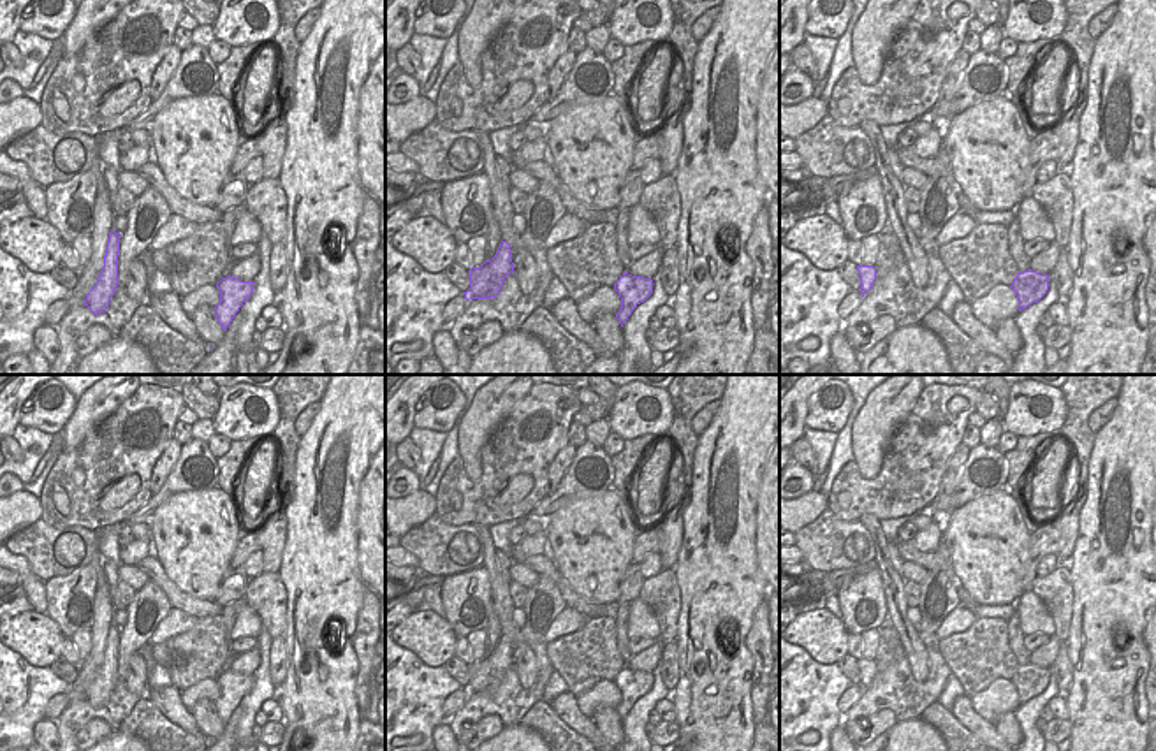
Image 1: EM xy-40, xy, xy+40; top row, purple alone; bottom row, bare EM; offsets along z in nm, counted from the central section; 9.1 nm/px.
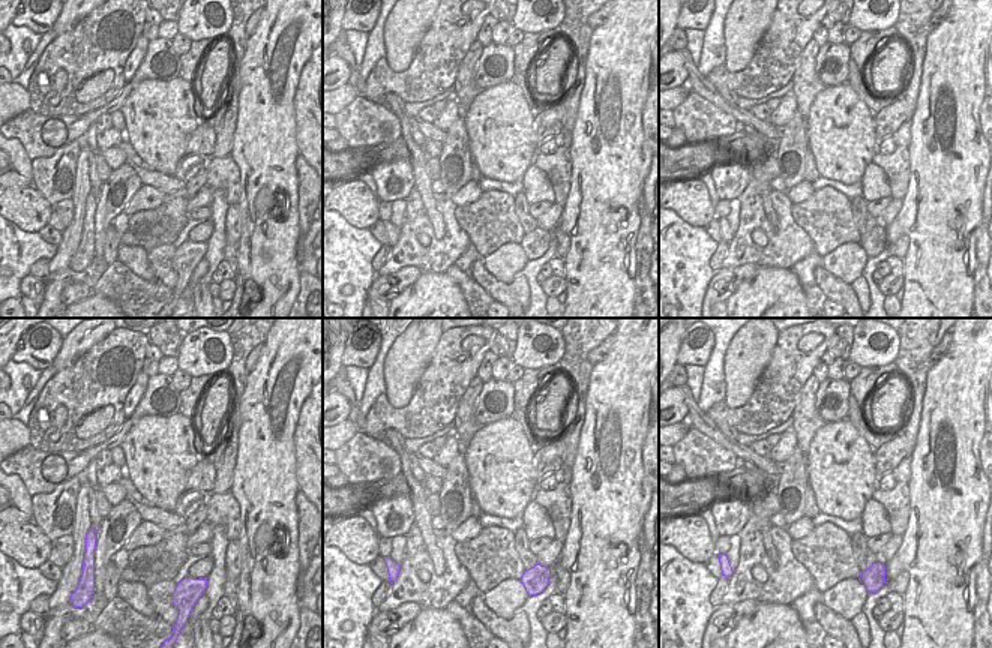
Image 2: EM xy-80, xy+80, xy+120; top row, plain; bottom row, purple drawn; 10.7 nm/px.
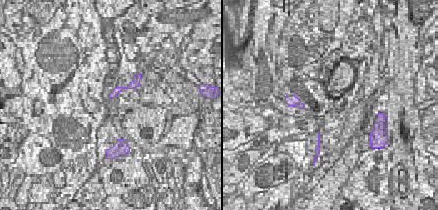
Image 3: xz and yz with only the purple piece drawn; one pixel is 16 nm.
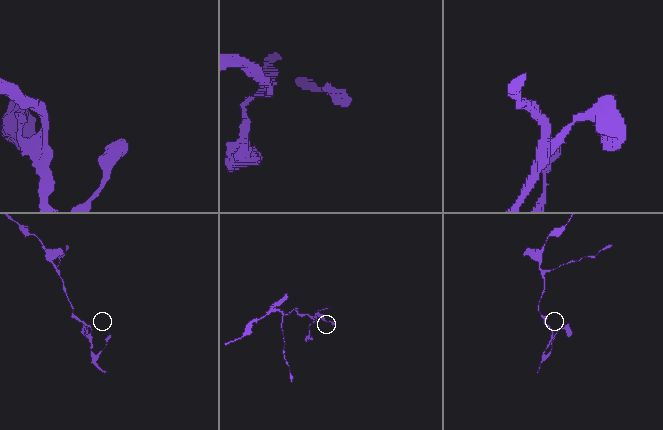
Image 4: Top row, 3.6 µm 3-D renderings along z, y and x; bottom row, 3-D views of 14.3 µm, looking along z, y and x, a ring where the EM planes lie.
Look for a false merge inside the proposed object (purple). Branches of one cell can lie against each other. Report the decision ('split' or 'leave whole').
leave whole

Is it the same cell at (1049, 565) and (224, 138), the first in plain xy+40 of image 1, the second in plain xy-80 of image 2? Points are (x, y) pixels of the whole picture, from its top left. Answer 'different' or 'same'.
different

